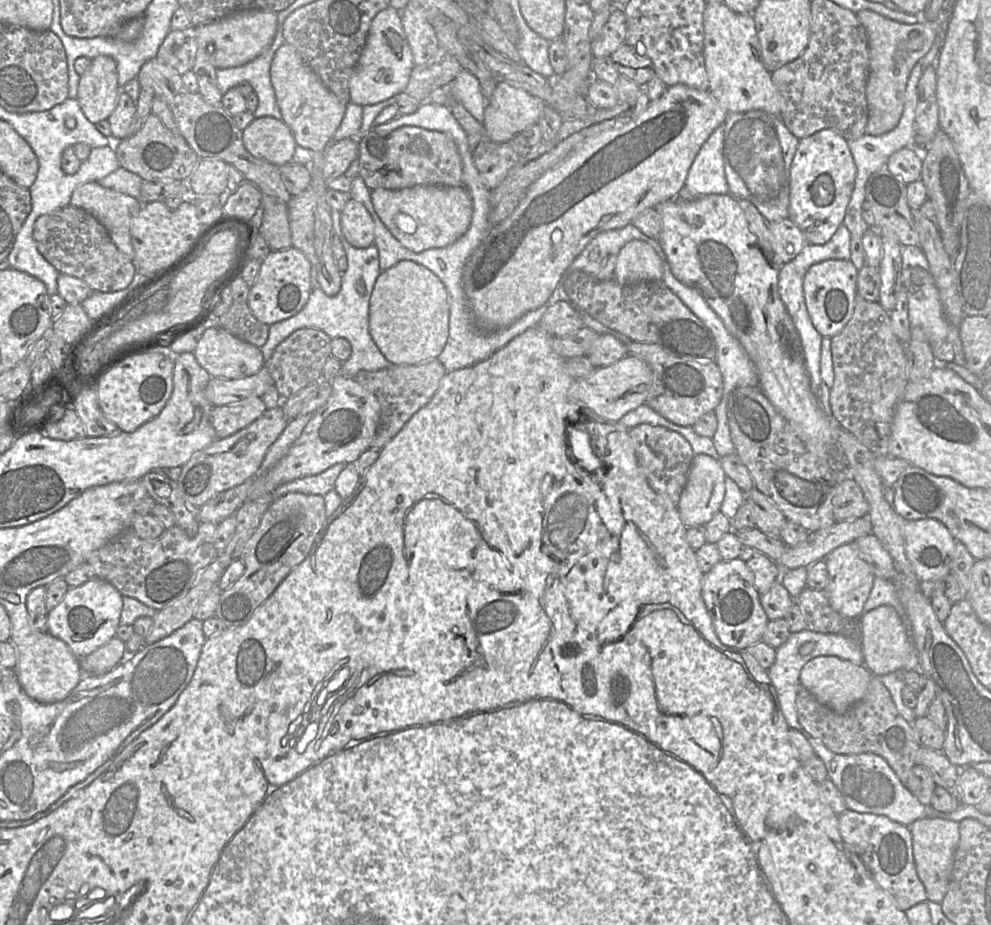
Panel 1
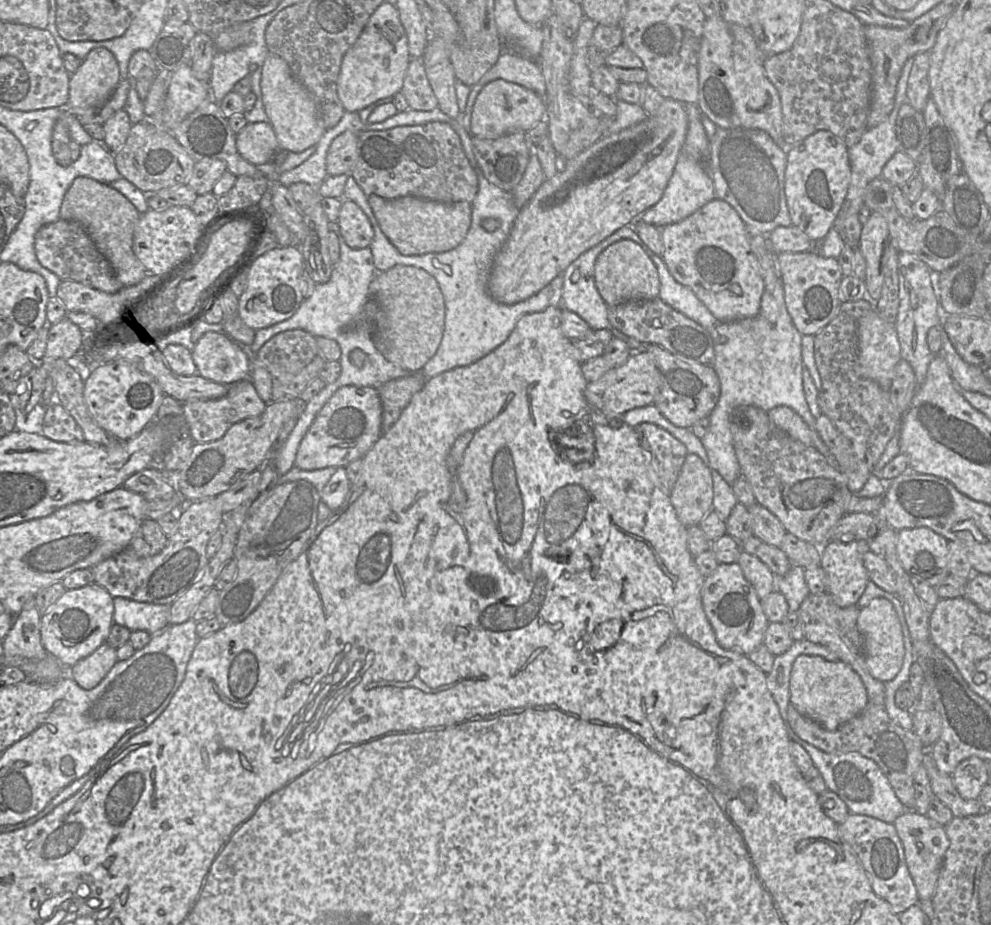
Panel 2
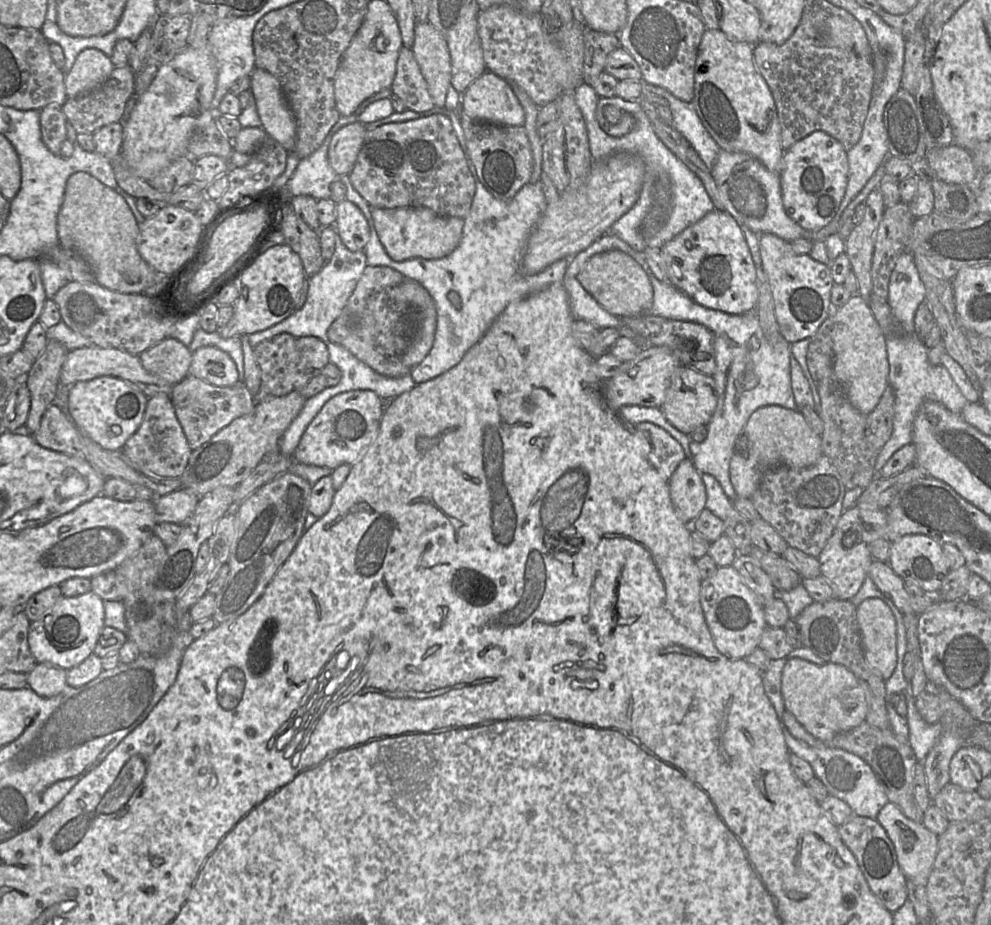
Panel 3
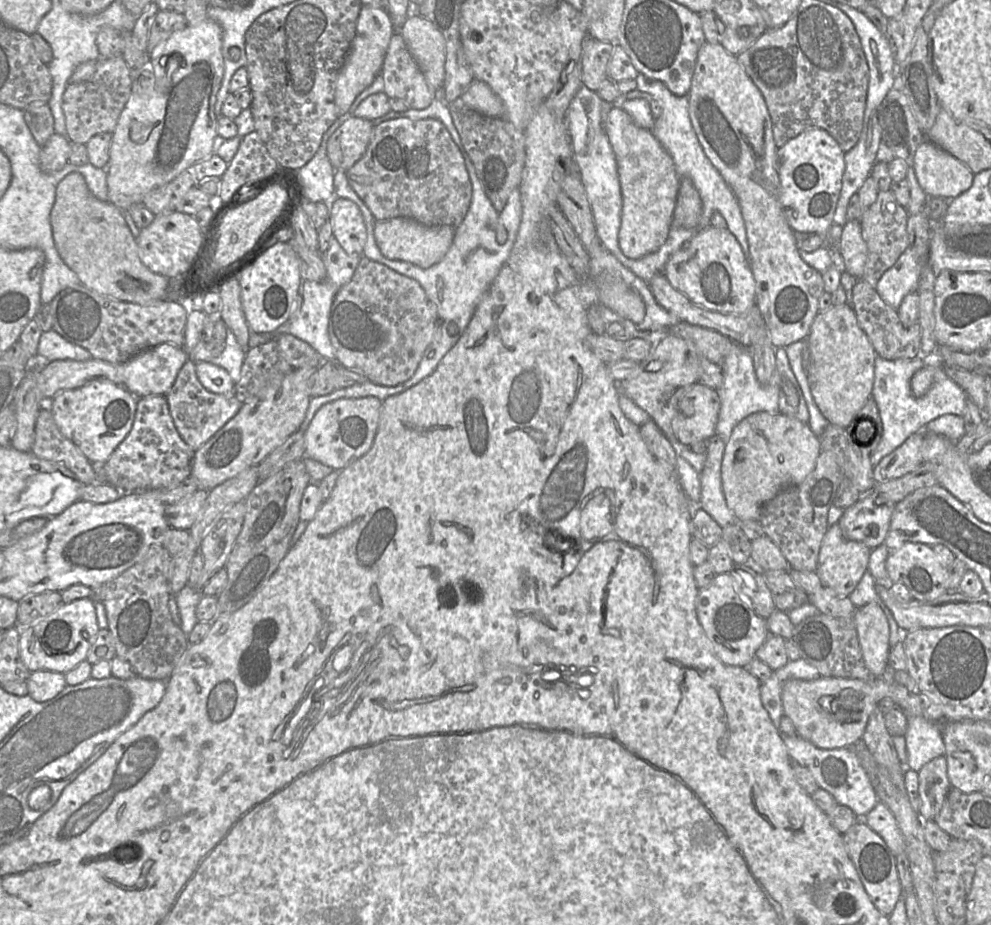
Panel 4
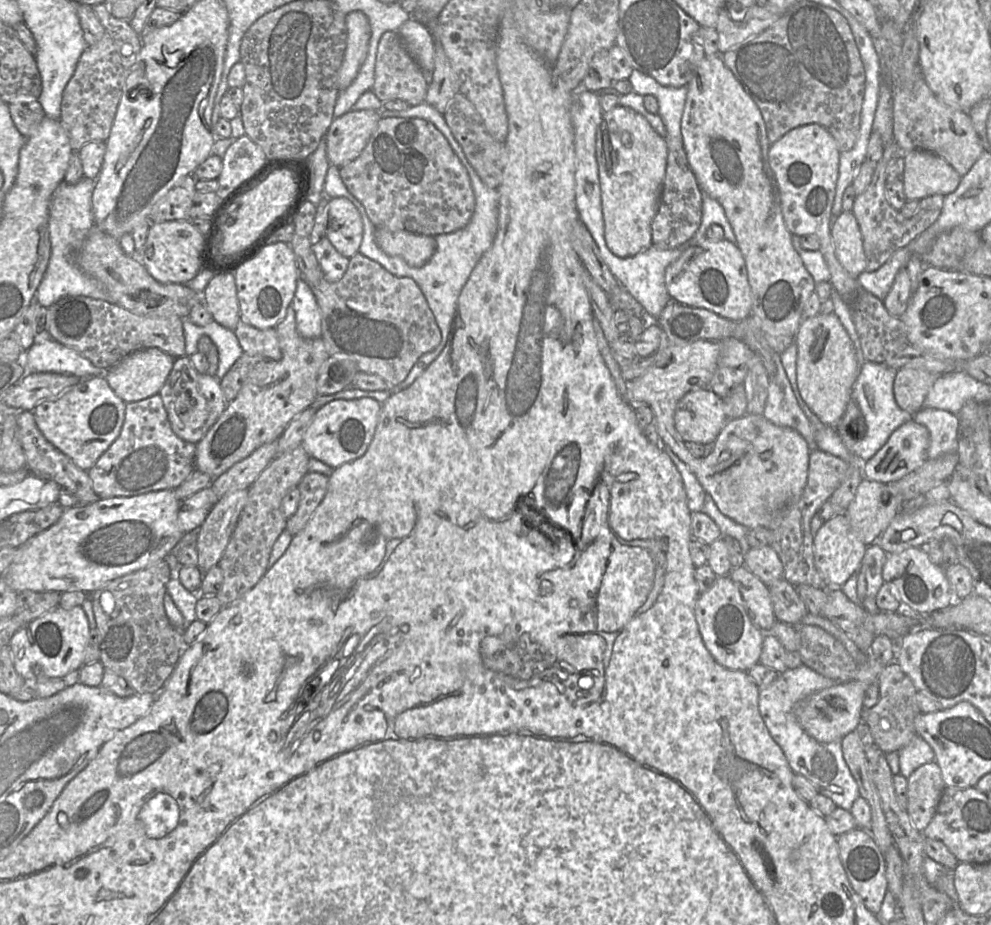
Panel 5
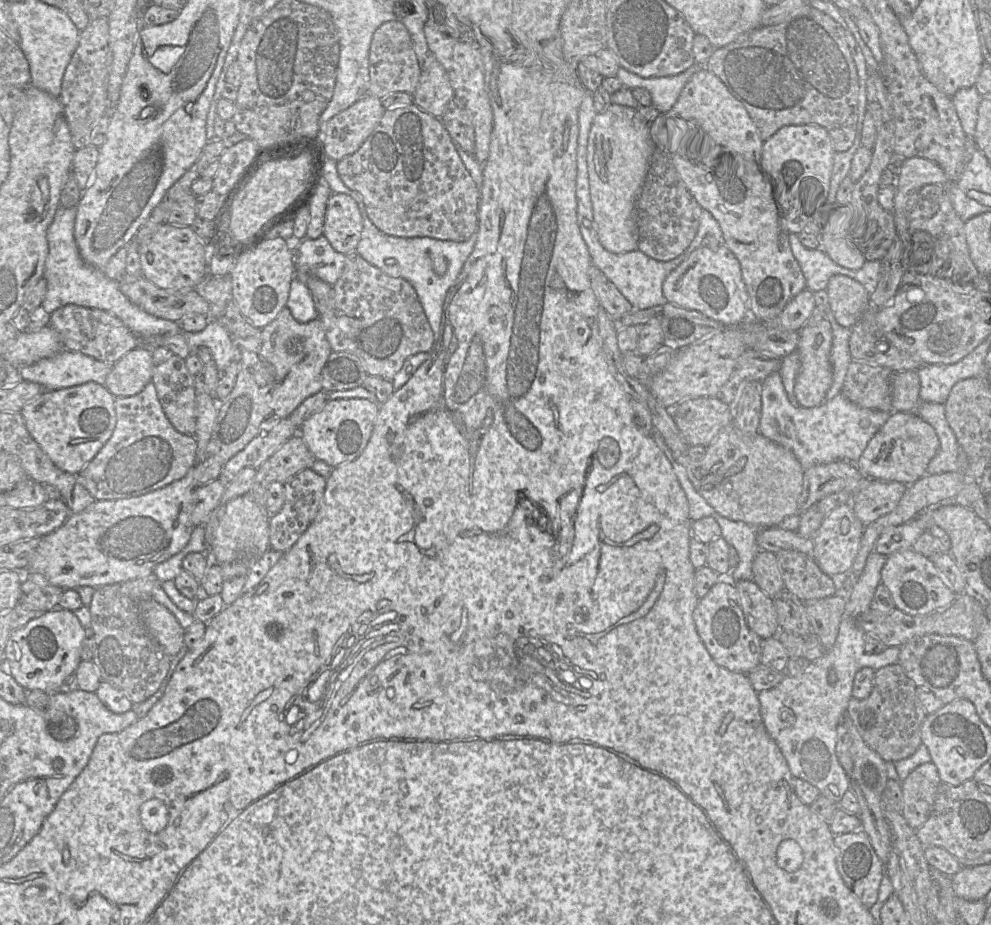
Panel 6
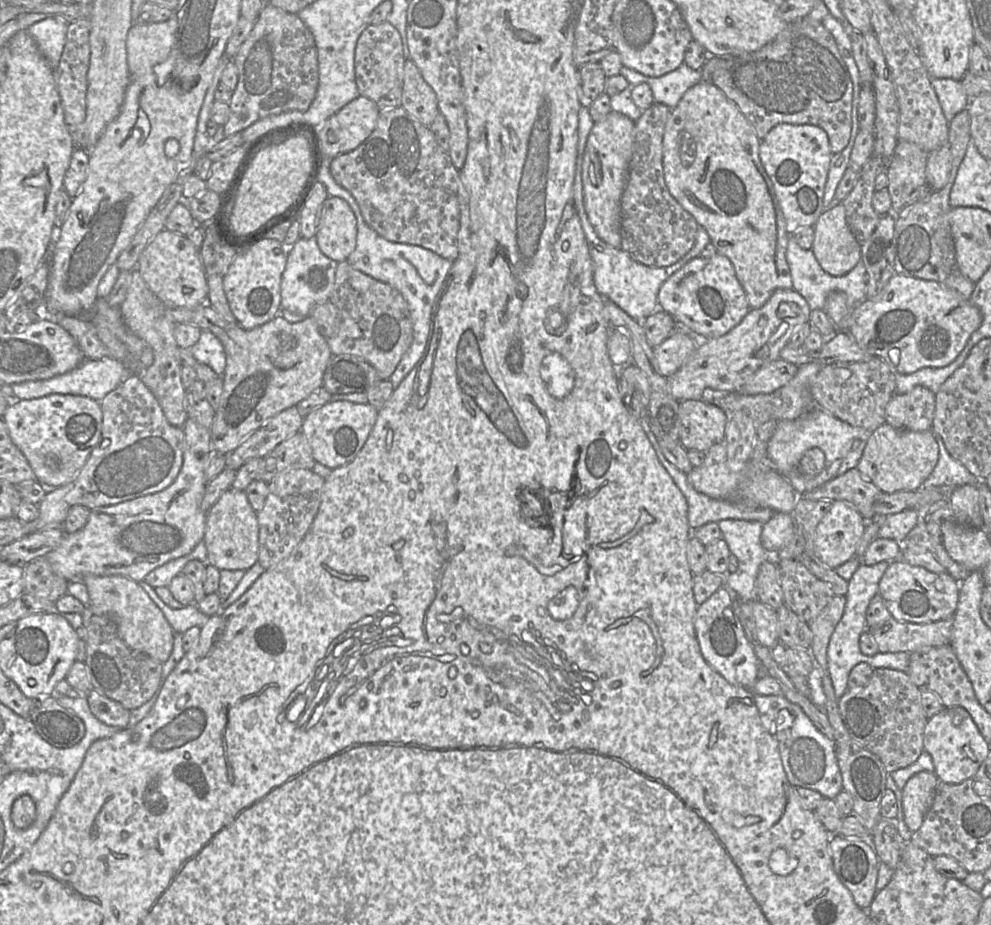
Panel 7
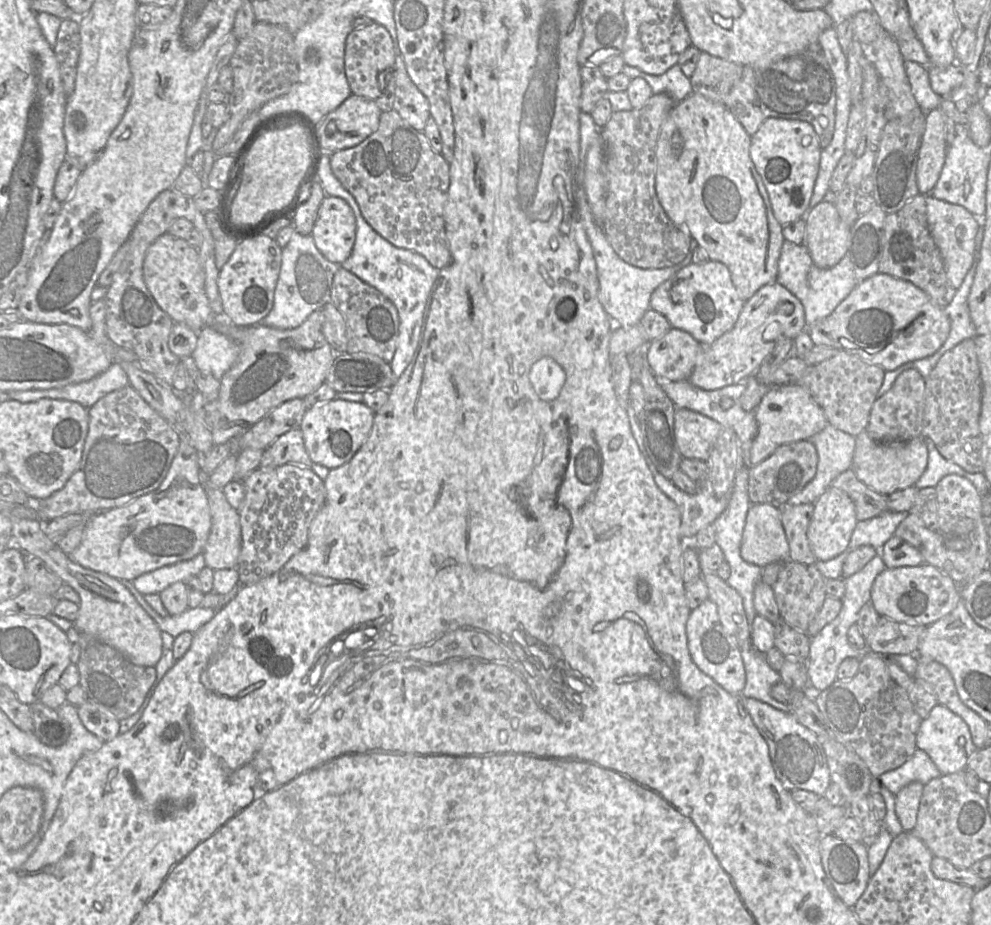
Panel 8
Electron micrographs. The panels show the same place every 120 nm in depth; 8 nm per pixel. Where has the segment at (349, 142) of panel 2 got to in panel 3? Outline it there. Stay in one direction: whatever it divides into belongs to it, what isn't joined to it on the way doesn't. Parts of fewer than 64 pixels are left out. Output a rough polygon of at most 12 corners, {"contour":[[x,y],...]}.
{"contour":[[356,121],[333,135],[328,160],[338,175],[352,171],[366,133]]}

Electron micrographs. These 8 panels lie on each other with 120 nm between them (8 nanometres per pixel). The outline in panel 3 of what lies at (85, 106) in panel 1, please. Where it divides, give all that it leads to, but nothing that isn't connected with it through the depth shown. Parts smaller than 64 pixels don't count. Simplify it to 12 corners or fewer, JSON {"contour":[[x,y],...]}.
{"contour":[[89,48],[65,76],[73,98],[100,86],[115,66],[100,50]]}

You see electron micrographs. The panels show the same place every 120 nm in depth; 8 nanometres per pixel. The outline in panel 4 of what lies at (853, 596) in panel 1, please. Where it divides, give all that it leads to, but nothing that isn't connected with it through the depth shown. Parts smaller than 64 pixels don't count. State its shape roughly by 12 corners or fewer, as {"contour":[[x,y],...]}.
{"contour":[[834,523],[815,572],[849,596],[867,571],[870,551]]}

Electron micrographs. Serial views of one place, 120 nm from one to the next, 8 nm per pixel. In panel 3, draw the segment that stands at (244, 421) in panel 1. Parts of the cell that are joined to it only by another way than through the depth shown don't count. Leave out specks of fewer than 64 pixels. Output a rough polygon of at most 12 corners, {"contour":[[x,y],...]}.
{"contour":[[191,374],[170,399],[191,450],[256,404]]}

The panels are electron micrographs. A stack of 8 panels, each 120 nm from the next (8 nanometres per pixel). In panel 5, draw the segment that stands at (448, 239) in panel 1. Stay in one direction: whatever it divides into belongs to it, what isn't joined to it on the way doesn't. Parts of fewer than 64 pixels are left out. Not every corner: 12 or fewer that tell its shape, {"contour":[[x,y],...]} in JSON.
{"contour":[[376,228],[384,252],[413,267],[436,250],[434,236]]}

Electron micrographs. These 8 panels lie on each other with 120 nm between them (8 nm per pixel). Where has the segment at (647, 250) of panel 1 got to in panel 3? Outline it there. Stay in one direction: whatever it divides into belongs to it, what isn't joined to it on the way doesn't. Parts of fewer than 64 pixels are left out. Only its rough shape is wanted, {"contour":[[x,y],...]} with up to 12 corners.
{"contour":[[628,254],[591,257],[581,285],[609,313],[649,312],[649,275]]}

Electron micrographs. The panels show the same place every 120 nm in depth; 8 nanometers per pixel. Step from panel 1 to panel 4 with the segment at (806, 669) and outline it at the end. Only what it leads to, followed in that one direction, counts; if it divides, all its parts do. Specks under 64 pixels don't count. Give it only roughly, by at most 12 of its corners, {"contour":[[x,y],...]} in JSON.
{"contour":[[882,678],[789,679],[784,714],[821,749],[861,741],[884,698],[924,716],[918,694]]}

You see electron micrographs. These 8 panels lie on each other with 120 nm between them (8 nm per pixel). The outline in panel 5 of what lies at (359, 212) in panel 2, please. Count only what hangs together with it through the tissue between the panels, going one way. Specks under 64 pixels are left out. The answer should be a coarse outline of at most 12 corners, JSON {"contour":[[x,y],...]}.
{"contour":[[346,197],[328,200],[326,238],[359,253],[363,221]]}

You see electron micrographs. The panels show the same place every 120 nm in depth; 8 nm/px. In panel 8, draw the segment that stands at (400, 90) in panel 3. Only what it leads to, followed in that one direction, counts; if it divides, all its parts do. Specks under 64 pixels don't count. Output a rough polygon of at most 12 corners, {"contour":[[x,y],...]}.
{"contour":[[371,23],[346,38],[353,94],[375,100],[394,68],[388,30]]}

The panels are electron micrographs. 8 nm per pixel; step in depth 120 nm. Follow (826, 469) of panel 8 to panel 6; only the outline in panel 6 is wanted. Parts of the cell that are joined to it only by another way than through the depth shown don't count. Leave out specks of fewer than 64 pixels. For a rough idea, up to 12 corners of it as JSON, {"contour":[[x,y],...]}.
{"contour":[[762,381],[759,433],[803,469],[856,465],[890,415],[842,394],[795,407]]}

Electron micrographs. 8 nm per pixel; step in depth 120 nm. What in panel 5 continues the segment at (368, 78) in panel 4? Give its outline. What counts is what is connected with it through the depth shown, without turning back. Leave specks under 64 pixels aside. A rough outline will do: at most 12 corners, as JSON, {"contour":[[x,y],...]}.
{"contour":[[361,11],[346,16],[347,47],[339,91],[356,78],[369,50],[371,26]]}

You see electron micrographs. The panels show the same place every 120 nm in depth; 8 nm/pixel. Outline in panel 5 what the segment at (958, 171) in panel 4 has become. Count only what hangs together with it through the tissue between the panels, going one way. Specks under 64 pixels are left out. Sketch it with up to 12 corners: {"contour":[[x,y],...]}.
{"contour":[[905,151],[907,200],[954,192],[962,176],[942,157]]}

